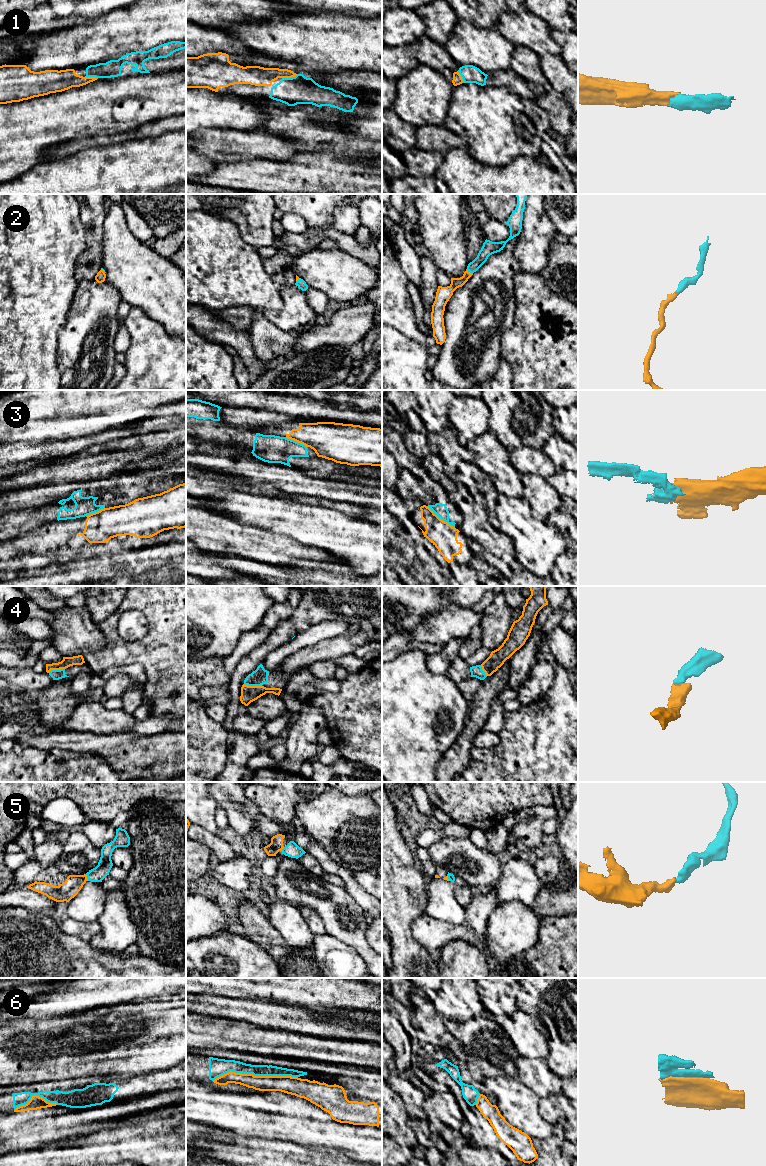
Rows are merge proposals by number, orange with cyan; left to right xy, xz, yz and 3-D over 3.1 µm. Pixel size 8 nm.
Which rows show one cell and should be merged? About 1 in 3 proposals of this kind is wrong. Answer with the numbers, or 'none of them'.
1, 2, 4, 5

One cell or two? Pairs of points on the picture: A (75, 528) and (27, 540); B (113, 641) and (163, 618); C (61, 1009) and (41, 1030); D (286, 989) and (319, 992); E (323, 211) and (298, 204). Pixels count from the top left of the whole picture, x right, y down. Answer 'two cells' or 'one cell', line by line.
A: one cell
B: one cell
C: two cells
D: one cell
E: one cell

